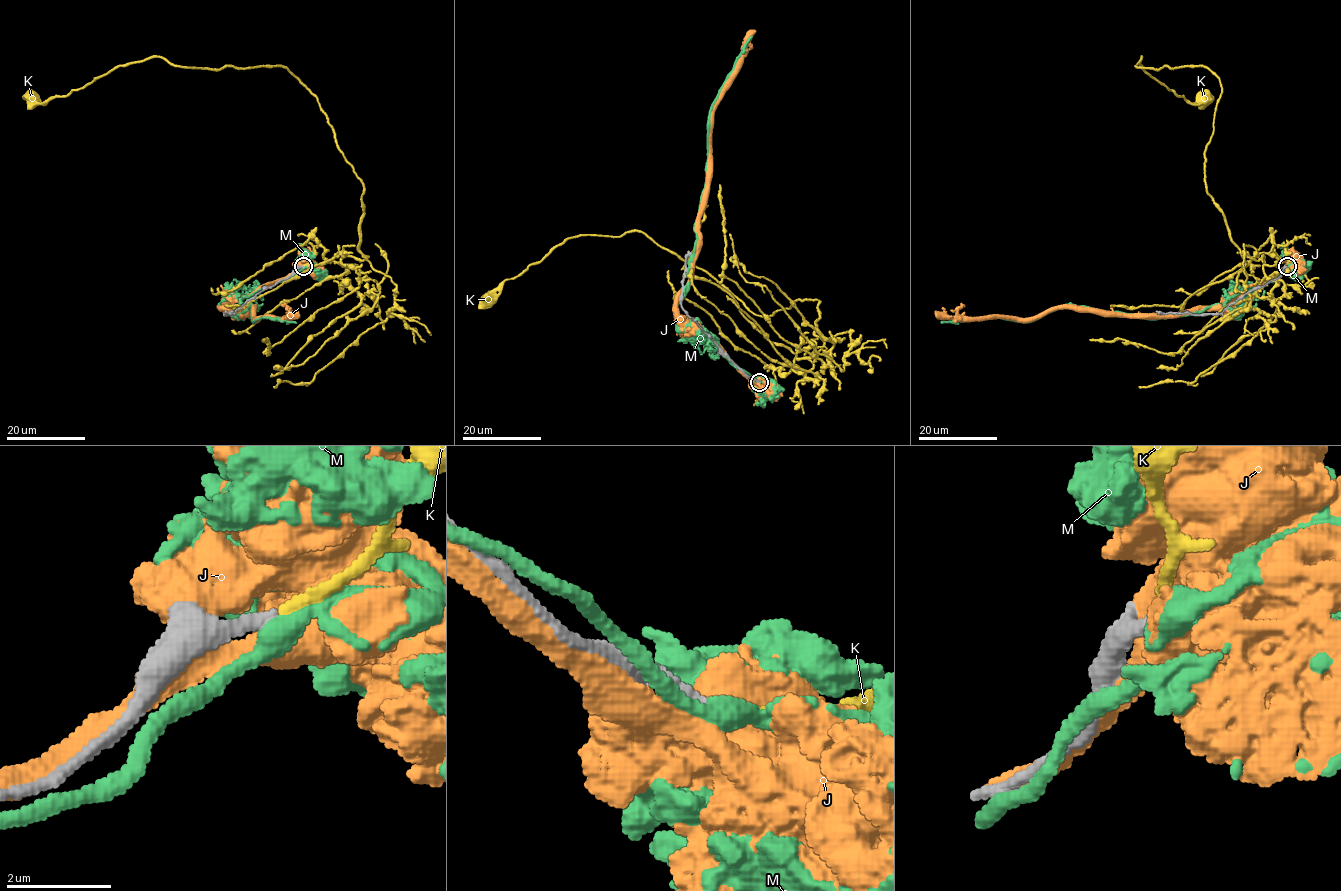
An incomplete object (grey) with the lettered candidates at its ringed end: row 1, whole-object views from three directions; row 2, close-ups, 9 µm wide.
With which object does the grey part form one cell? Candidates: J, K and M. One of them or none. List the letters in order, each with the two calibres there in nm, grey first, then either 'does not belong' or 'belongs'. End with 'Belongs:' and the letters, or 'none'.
J: calibres 320 and 800 nm; does not belong
K: calibres 240 and 220 nm; belongs
M: calibres 280 and 400 nm; does not belong
Belongs: K

